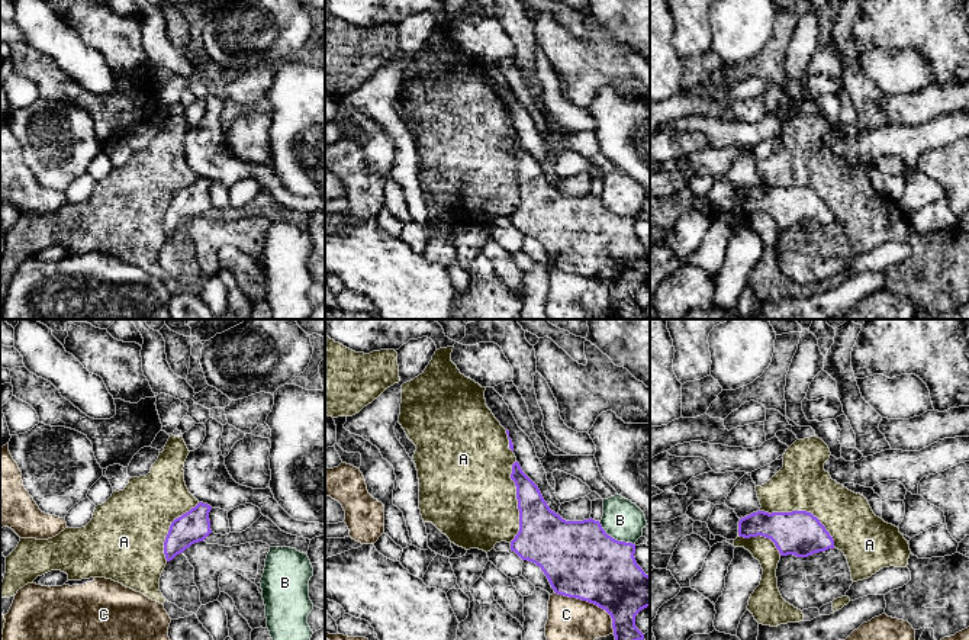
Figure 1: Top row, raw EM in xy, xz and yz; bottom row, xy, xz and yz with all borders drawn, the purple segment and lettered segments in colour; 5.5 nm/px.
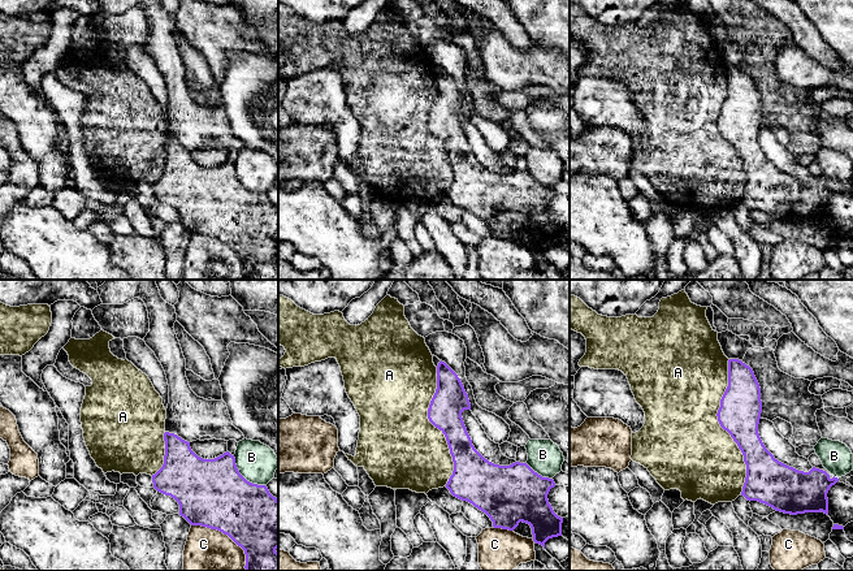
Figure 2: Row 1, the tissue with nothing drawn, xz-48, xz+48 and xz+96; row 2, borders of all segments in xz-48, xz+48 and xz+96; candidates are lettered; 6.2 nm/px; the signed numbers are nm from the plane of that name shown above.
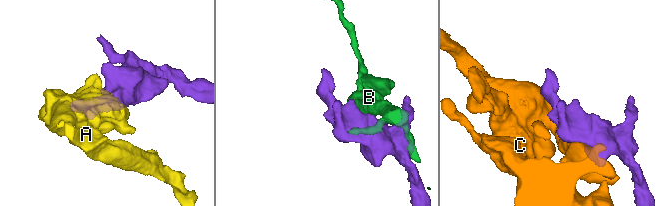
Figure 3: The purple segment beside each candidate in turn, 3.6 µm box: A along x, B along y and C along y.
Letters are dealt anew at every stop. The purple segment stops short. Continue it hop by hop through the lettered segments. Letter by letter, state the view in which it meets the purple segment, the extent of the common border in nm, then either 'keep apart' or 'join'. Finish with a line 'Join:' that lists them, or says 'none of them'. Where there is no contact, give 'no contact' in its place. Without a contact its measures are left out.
A: meets purple in yz; contact 460 nm long; keep apart
B: meets purple in xz; contact 240 nm long; keep apart
C: meets purple in xz; contact 400 nm long; keep apart
Join: none of them

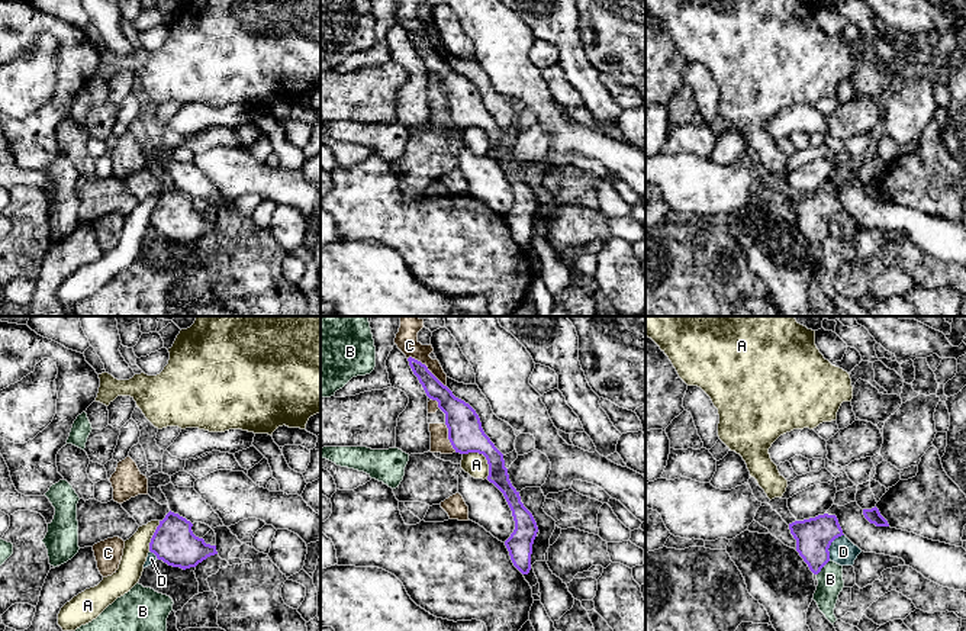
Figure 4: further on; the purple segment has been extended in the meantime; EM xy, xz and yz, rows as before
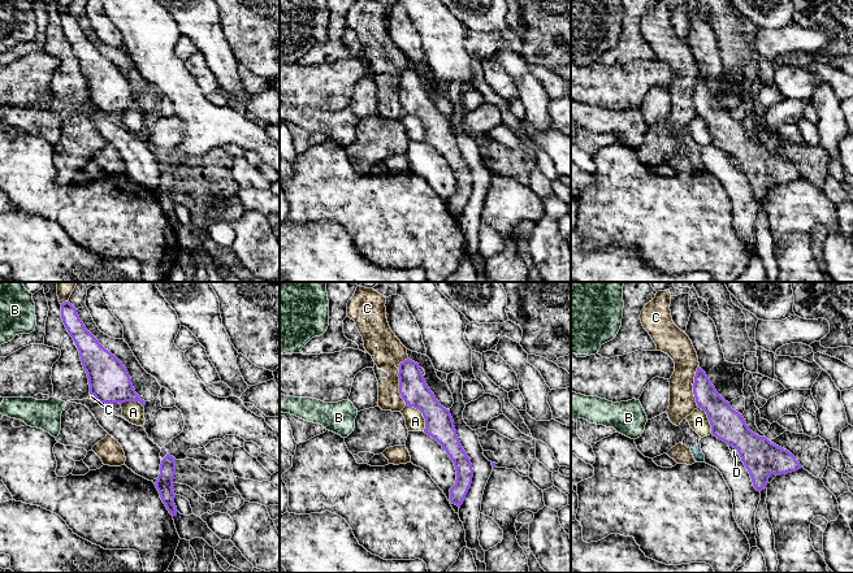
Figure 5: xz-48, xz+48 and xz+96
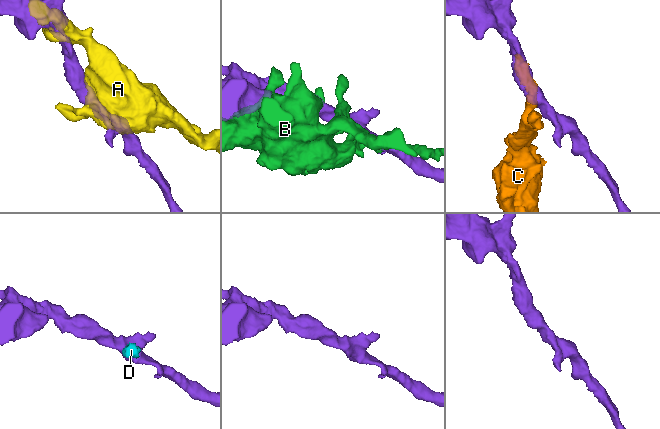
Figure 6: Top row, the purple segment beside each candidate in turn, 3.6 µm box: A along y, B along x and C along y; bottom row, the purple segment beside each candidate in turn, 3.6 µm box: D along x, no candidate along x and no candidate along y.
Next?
A: meets purple in xz; contact 200 nm long; keep apart
B: meets purple in yz; contact 120 nm long; keep apart
C: meets purple in xz; contact 280 nm long; keep apart
D: meets purple in yz; contact 170 nm long; keep apart
Join: none of them

